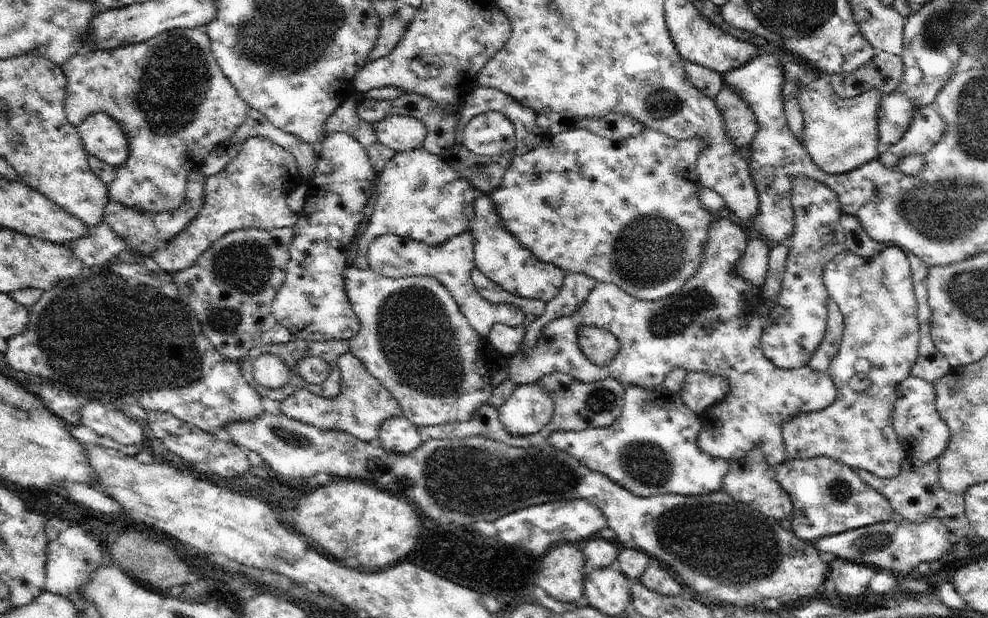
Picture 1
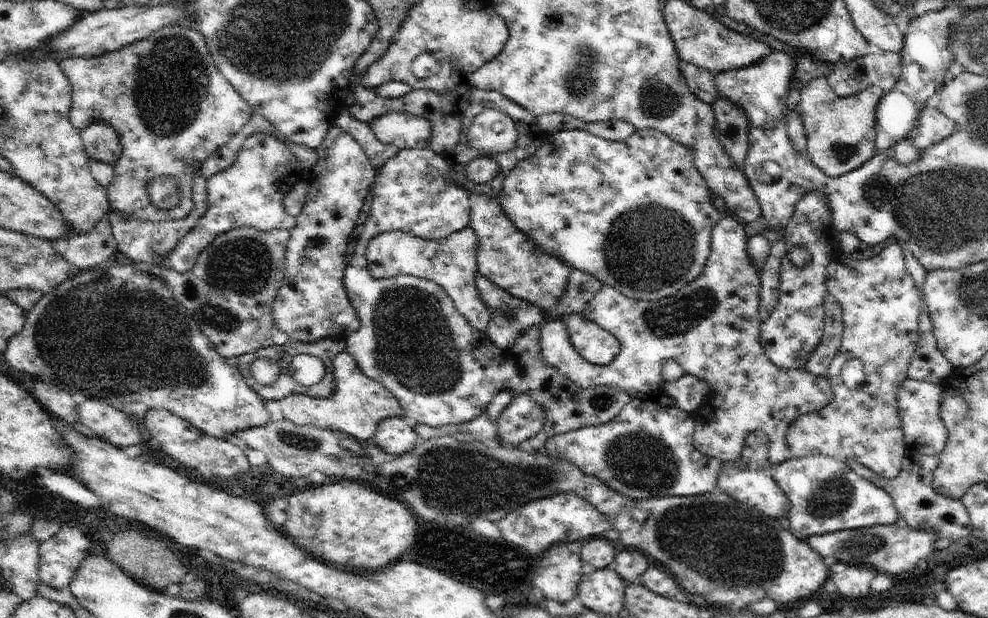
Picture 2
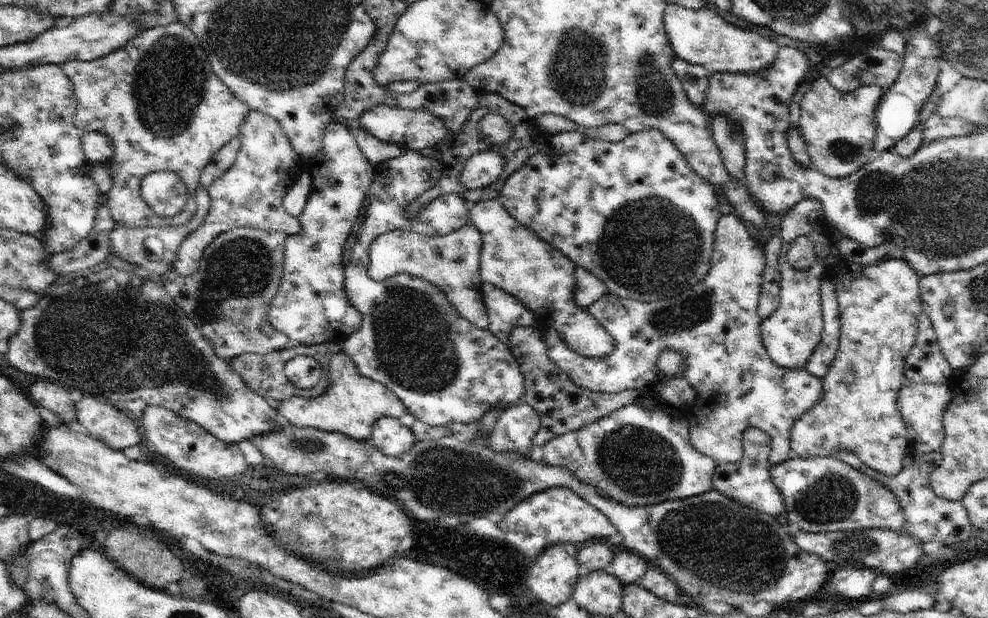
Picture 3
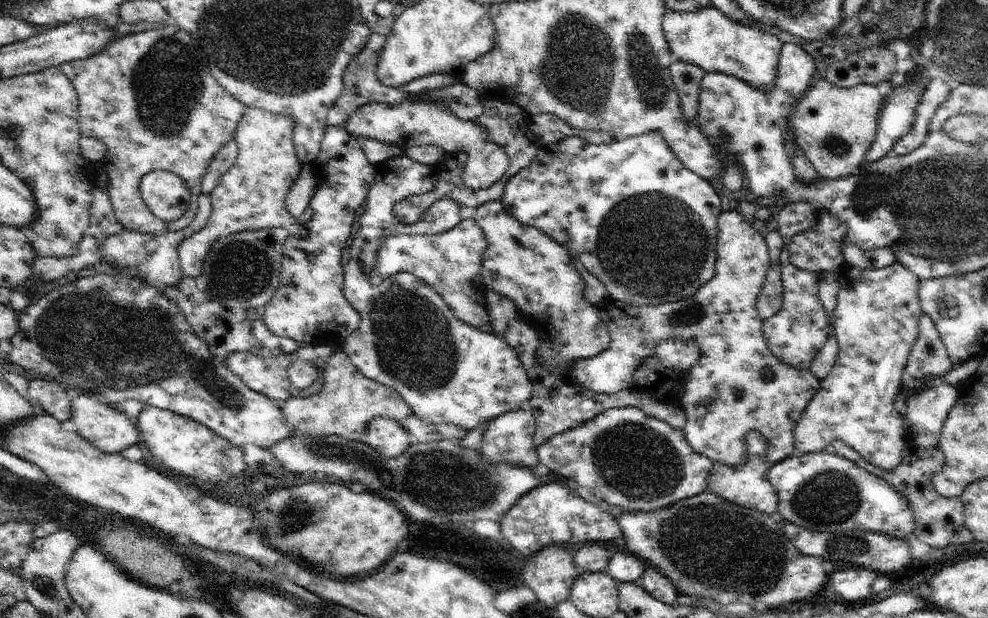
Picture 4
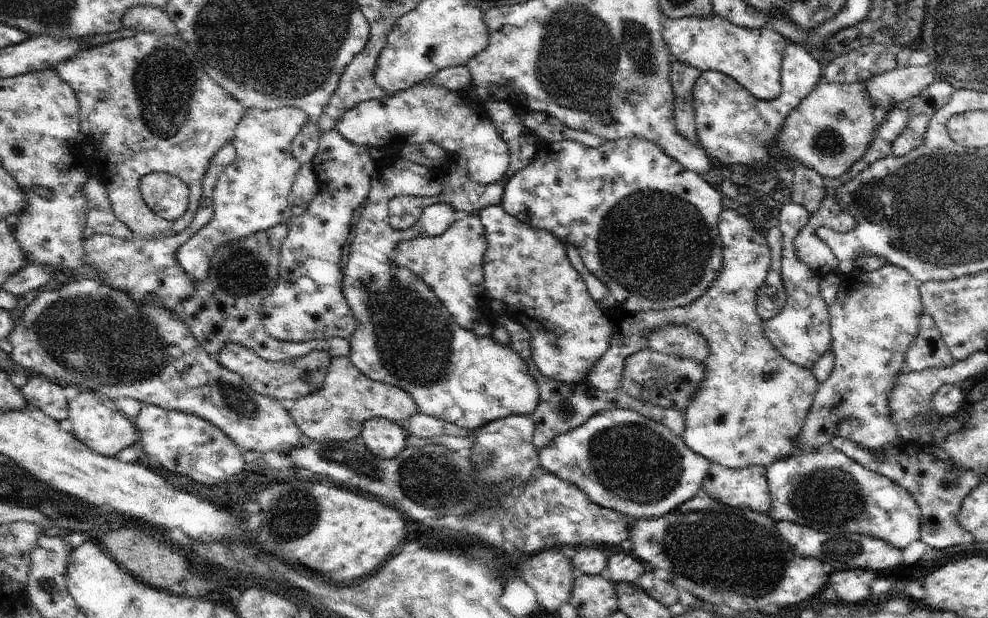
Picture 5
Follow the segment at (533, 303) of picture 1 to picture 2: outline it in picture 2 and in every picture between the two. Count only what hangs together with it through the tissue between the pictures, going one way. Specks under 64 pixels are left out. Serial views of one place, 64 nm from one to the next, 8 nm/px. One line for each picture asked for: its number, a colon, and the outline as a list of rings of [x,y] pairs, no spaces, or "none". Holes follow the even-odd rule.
2: [[[479,274],[475,278],[475,286],[481,300],[489,308],[489,316],[491,316],[485,334],[489,336],[489,340],[495,342],[495,346],[499,346],[499,350],[511,352],[515,338],[523,330],[539,326],[545,320],[545,316],[537,306],[531,306],[511,296],[509,292],[501,290],[491,280]]]

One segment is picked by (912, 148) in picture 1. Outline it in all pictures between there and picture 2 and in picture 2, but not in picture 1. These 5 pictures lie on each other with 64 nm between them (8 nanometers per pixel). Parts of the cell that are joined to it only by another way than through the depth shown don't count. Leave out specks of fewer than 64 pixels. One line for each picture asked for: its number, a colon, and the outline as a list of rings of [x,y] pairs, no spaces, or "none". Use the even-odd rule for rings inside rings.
2: [[[923,108],[923,112],[919,114],[919,120],[917,120],[917,126],[911,132],[911,136],[915,138],[915,142],[913,142],[915,146],[913,148],[923,152],[931,144],[949,138],[957,130],[959,130],[959,126],[953,120],[949,120],[947,116],[943,116],[937,108],[933,108],[933,110],[931,108]]]

